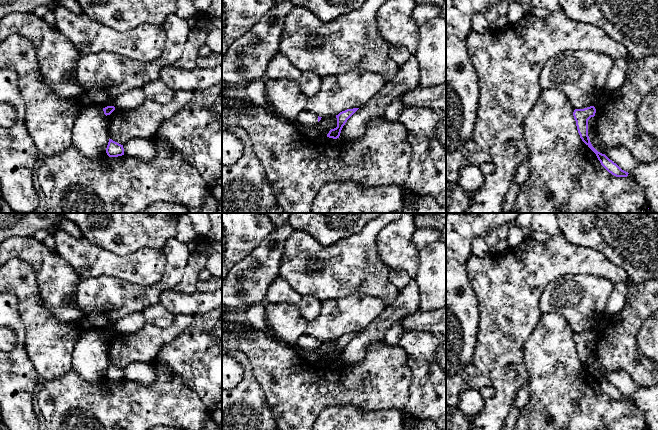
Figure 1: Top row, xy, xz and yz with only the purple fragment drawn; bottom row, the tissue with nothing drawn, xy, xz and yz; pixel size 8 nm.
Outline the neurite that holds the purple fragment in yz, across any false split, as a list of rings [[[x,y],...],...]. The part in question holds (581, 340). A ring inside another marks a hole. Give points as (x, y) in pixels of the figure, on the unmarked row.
[[[590,330],[584,333],[575,333],[573,336],[574,343],[580,362],[596,378],[601,389],[612,399],[616,401],[627,401],[628,396],[622,394],[616,387],[610,384],[605,378],[598,376],[591,368],[588,360],[588,344],[594,341],[596,333]]]

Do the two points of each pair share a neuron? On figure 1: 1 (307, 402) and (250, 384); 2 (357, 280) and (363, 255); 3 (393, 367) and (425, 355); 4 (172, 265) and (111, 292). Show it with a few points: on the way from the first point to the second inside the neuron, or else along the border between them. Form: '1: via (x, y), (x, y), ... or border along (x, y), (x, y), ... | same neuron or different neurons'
1: border along (251, 367), (271, 410) | different neurons
2: via (357, 274), (357, 261) | same neuron
3: border along (399, 345), (406, 355), (411, 372), (410, 385) | different neurons
4: via (164, 282), (153, 293), (128, 293) | same neuron

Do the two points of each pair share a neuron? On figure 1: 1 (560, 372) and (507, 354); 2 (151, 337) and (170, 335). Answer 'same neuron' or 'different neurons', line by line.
1: different neurons
2: same neuron

